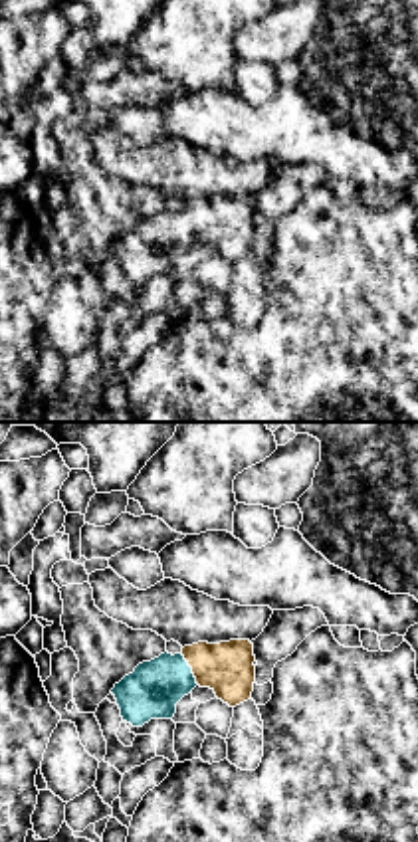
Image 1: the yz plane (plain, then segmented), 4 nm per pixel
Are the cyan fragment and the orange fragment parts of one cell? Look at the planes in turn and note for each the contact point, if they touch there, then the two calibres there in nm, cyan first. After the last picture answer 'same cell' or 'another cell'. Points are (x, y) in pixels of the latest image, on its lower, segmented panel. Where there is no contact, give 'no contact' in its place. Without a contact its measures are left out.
meets cyan at (191, 670); 220 nm thick on the cyan side, 220 nm on the other

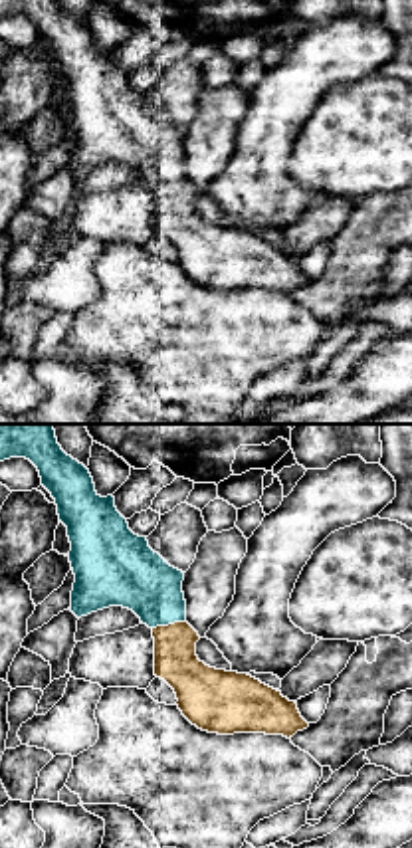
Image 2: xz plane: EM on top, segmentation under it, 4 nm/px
meets cyan at (169, 623); 260 nm thick on the cyan side, 180 nm on the other

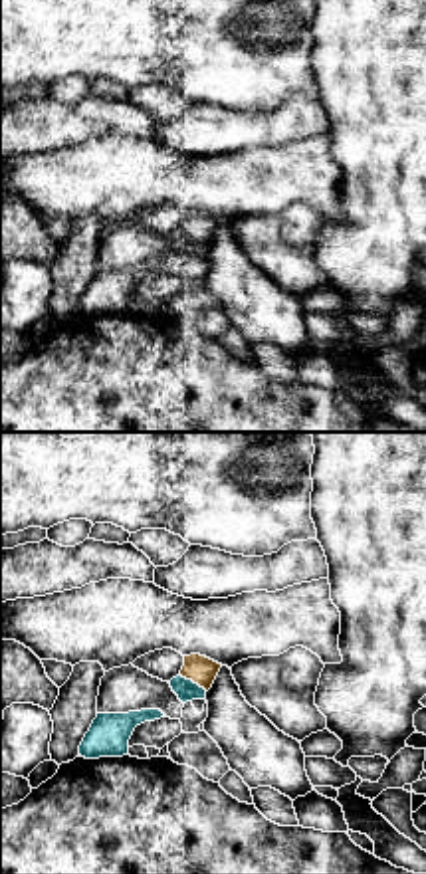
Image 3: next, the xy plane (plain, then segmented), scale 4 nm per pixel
meets cyan at (193, 682); 90 nm thick on the cyan side, 120 nm on the other

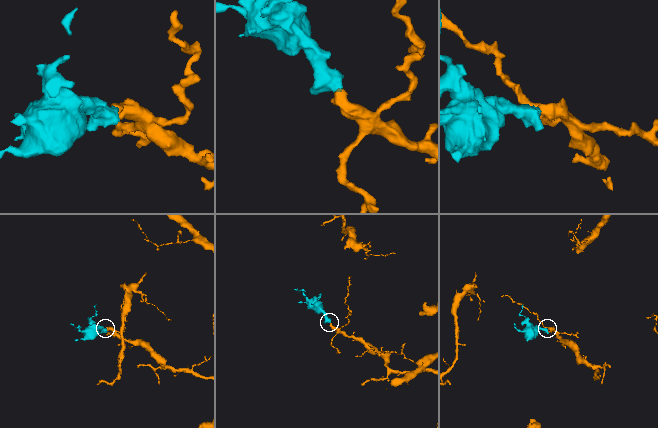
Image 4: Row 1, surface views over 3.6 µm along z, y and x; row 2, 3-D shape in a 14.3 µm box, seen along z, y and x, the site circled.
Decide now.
same cell

